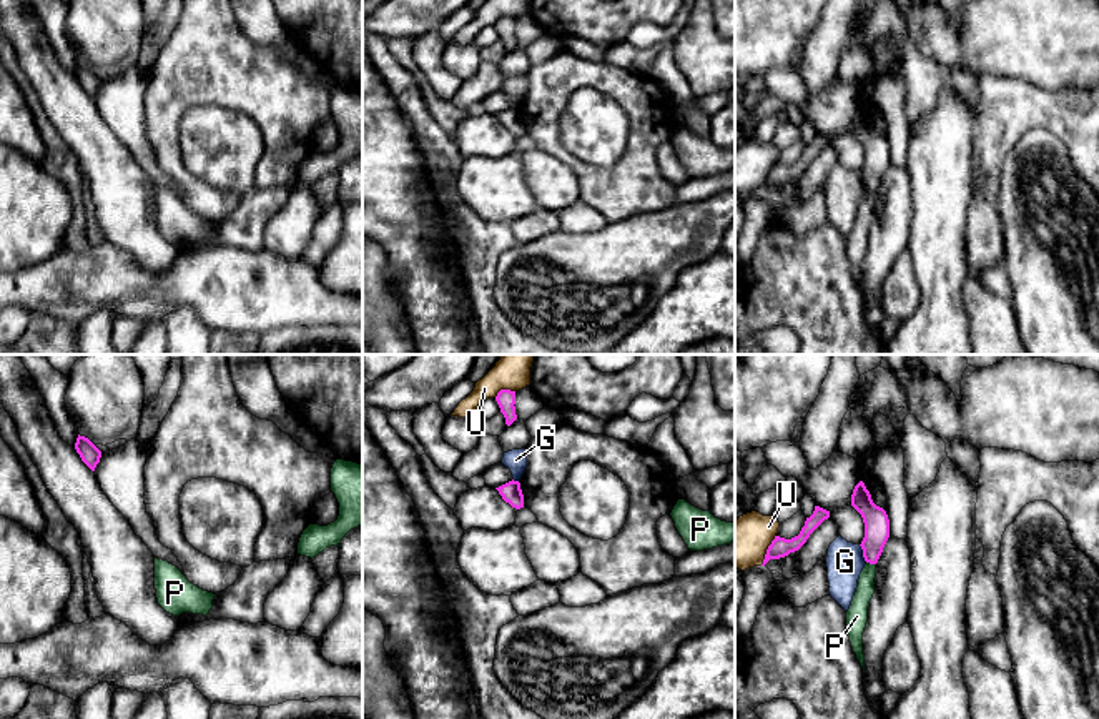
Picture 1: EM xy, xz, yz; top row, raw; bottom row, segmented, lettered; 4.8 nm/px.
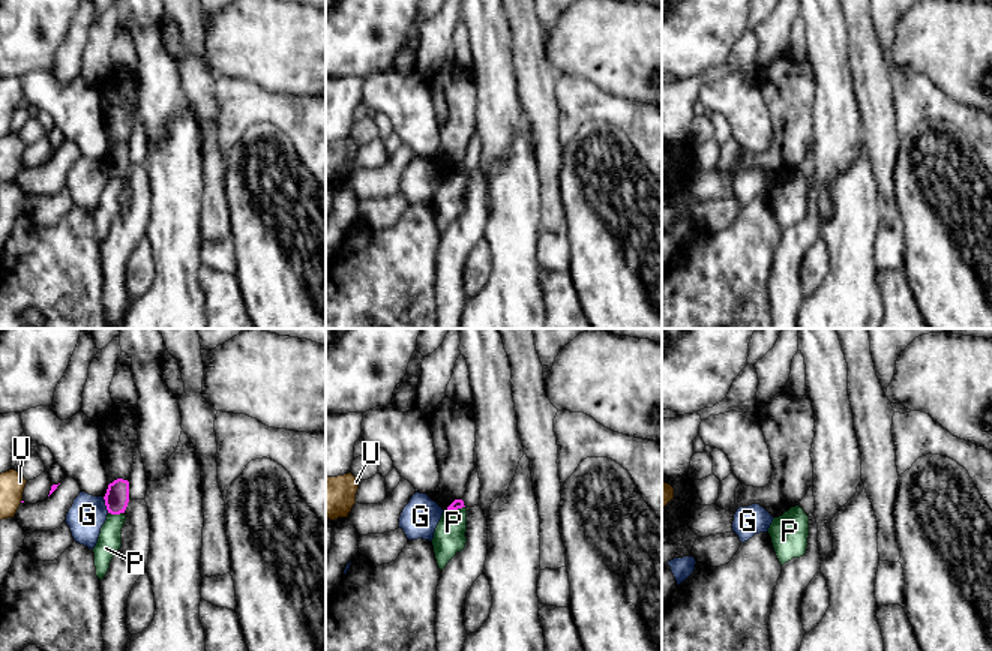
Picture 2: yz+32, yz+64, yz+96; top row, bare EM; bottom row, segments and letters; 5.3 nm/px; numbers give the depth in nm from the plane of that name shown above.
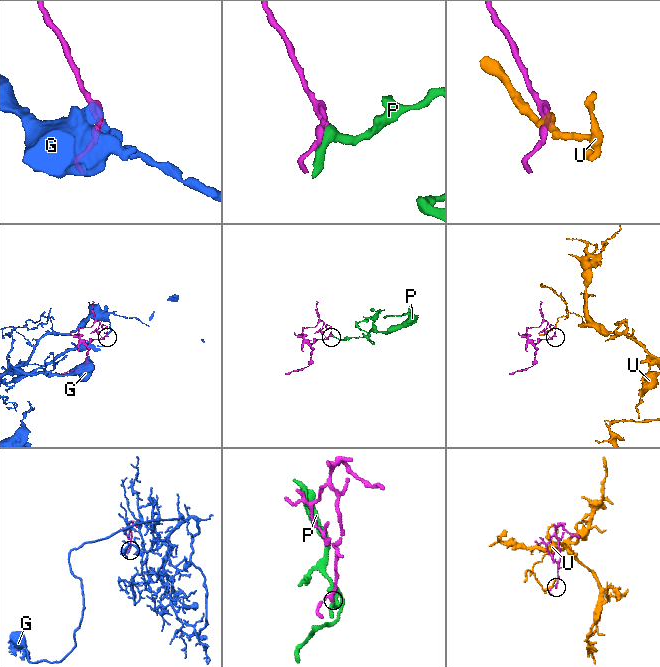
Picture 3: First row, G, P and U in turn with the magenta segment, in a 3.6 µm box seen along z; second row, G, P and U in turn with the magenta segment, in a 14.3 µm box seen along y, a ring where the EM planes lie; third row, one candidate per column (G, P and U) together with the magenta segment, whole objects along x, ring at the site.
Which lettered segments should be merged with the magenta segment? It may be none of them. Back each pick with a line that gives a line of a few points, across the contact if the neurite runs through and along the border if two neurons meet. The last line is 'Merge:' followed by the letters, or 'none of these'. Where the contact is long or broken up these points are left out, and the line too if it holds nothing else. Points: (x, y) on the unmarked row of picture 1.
Merge: none of these

